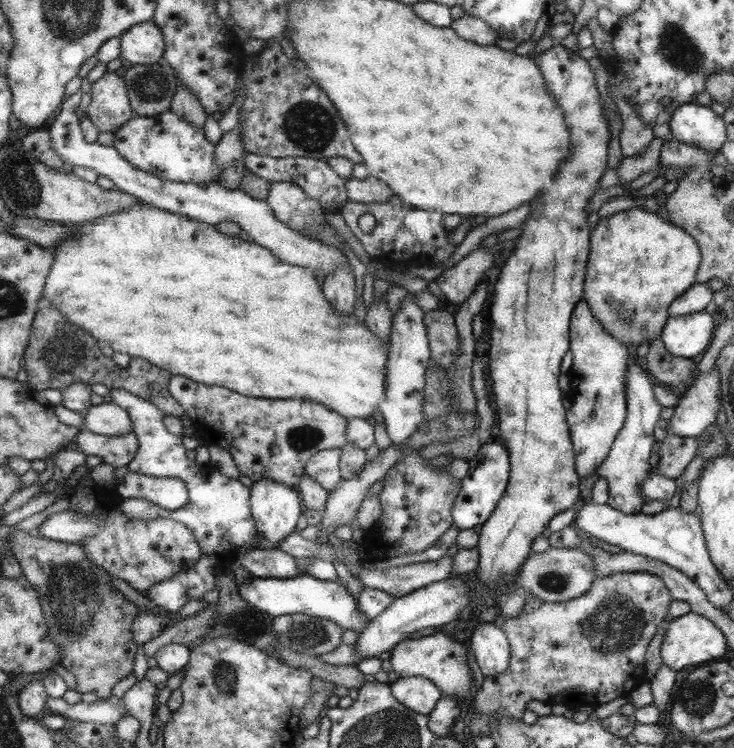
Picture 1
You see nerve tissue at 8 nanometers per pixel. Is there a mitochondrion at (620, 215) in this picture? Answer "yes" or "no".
no

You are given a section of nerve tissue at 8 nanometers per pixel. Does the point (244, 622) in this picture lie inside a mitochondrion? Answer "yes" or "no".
yes

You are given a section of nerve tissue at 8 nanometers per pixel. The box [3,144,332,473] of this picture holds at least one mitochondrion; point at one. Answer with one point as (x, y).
(61, 354)

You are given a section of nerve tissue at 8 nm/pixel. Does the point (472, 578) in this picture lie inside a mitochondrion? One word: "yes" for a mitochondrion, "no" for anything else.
no

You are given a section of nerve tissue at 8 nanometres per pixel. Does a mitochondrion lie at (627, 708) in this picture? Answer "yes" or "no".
no

